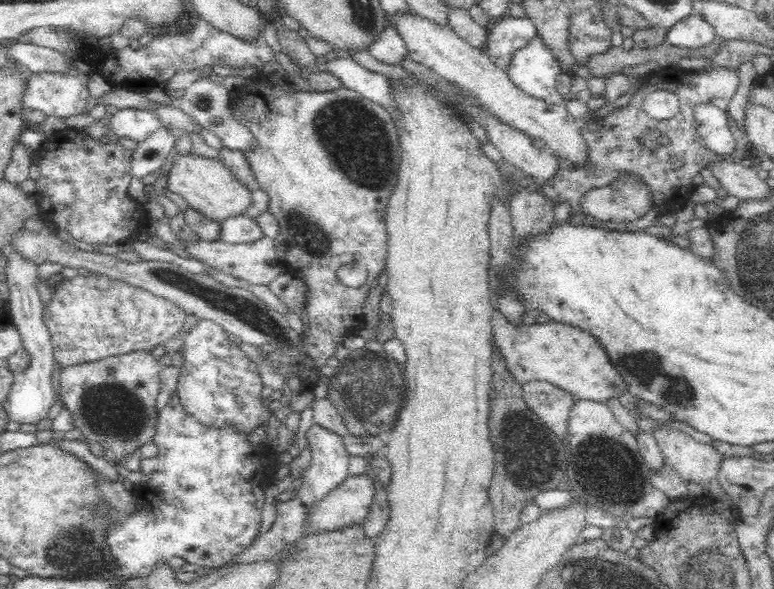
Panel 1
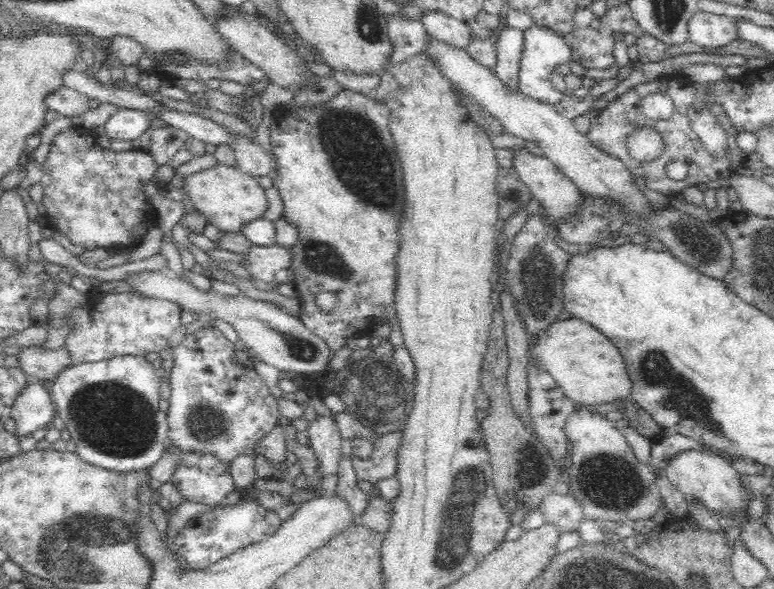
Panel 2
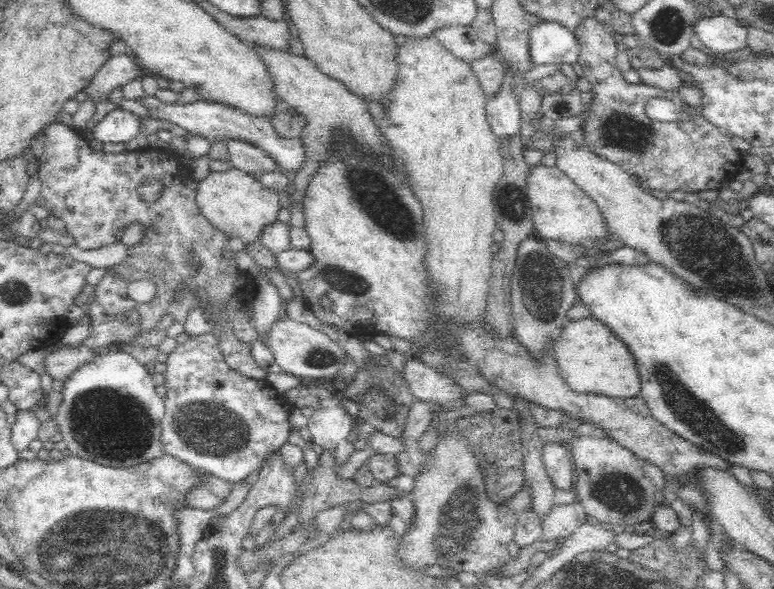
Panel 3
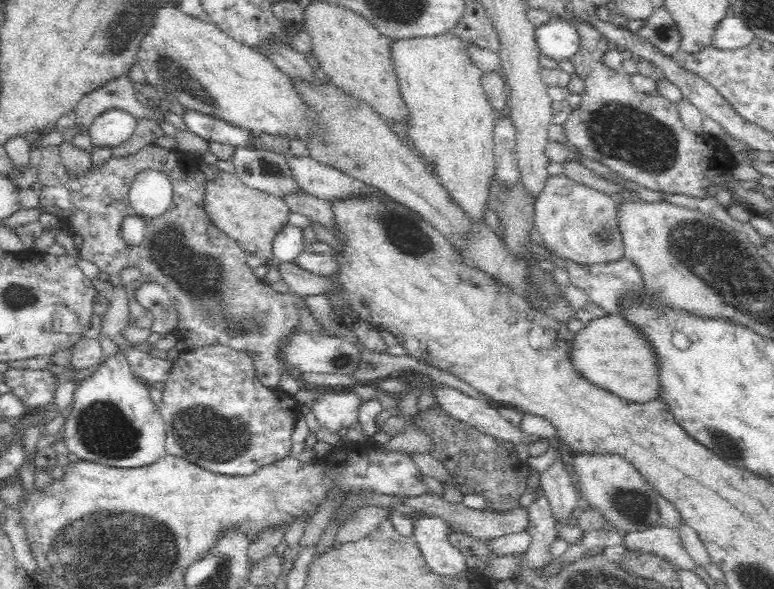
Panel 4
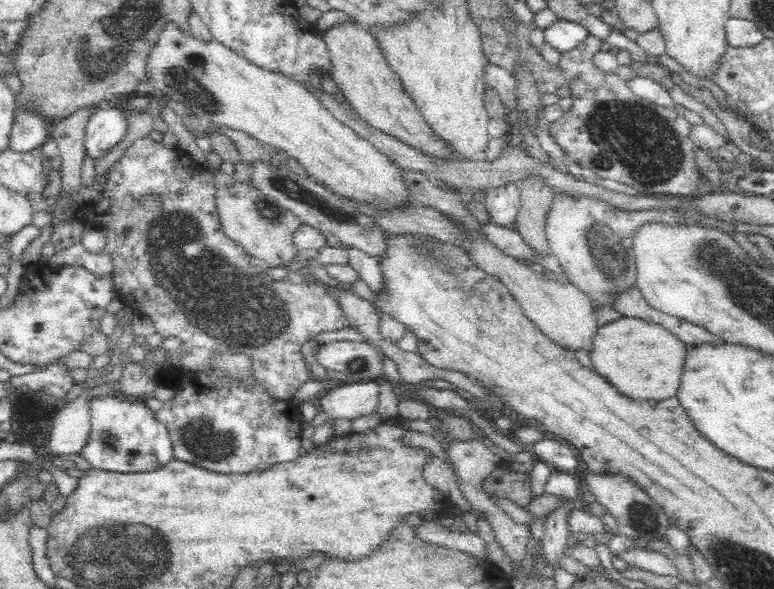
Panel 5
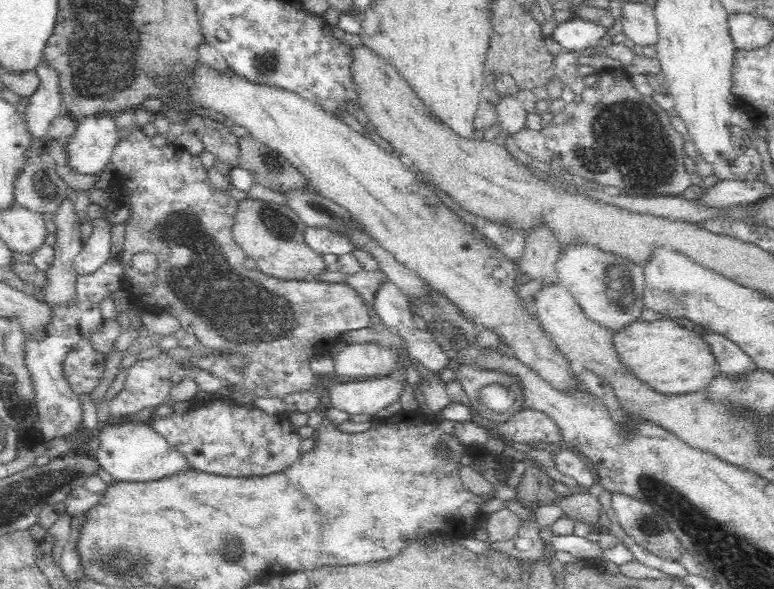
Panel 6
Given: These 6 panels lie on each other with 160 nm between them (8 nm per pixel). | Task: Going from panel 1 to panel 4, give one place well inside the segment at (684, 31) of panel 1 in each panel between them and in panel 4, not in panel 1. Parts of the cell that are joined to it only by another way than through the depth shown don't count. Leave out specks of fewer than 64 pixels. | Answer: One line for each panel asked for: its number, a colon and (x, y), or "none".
2: (709, 30)
3: (722, 34)
4: (732, 33)

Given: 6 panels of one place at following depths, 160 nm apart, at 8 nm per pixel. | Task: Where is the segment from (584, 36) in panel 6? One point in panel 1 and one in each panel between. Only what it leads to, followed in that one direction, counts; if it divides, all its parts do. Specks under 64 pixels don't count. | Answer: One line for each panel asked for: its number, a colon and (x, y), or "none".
1: (533, 69)
2: (544, 49)
3: (550, 42)
4: (558, 39)
5: (563, 35)

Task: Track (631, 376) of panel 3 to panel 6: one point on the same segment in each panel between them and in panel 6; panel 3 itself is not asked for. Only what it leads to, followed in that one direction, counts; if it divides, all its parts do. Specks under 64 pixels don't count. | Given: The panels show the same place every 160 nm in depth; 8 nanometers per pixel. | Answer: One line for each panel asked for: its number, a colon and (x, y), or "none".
4: (614, 353)
5: (643, 360)
6: (672, 359)

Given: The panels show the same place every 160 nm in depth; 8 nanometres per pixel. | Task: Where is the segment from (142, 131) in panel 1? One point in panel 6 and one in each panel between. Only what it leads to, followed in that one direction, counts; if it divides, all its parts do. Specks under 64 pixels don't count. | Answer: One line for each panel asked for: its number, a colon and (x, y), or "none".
2: (126, 124)
3: (119, 125)
4: (113, 127)
5: (106, 126)
6: (90, 147)

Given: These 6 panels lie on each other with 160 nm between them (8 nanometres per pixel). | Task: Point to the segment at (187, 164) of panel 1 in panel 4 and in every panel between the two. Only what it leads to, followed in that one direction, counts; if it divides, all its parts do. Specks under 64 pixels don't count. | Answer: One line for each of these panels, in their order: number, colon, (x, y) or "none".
2: (229, 199)
3: (242, 207)
4: (253, 218)

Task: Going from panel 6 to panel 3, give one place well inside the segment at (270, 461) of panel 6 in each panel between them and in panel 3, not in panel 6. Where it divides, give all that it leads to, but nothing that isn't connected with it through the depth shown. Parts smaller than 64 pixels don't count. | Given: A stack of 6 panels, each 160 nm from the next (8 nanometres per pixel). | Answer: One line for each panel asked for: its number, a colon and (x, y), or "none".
3: (220, 421)
4: (218, 415)
5: (227, 423)

